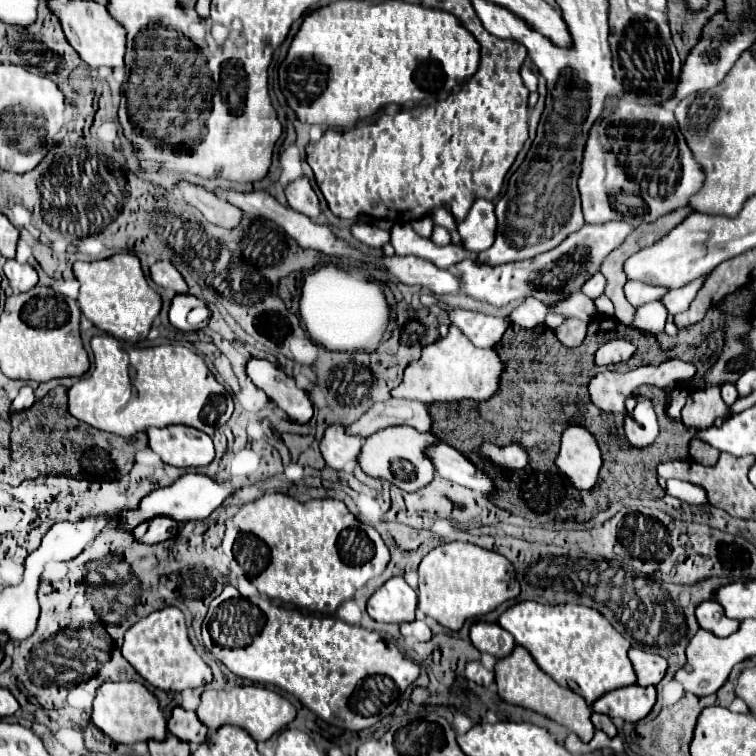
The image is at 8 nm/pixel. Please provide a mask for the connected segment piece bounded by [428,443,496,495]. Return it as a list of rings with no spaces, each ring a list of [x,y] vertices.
[[[440,443],[440,445],[430,447],[428,455],[434,461],[438,475],[442,475],[462,487],[480,491],[484,495],[494,495],[496,487],[494,487],[494,481],[490,479],[490,475],[484,469],[478,469],[470,459],[466,459],[454,447]]]

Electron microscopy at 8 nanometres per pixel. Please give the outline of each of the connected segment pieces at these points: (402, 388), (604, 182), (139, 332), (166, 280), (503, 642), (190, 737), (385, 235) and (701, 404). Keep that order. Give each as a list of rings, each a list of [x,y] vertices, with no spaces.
[[[450,327],[450,333],[444,339],[424,347],[422,357],[406,367],[404,381],[392,391],[392,397],[418,399],[428,405],[436,401],[452,403],[464,399],[474,399],[476,403],[482,403],[498,391],[502,371],[504,361],[496,357],[494,349],[480,349],[458,327]]]
[[[624,97],[612,99],[602,113],[598,125],[592,127],[582,161],[582,173],[578,179],[578,189],[582,195],[582,209],[586,223],[608,223],[626,221],[632,227],[640,223],[652,223],[658,217],[688,205],[690,197],[704,185],[704,169],[692,157],[684,135],[678,129],[674,113],[662,107],[644,107]]]
[[[118,253],[102,261],[76,261],[74,275],[80,281],[78,305],[82,313],[102,331],[122,339],[126,343],[140,343],[148,337],[148,331],[162,309],[160,295],[148,285],[140,259],[132,253]]]
[[[158,261],[150,267],[150,277],[156,285],[164,289],[172,289],[174,293],[188,293],[188,285],[184,277],[178,273],[178,269],[170,261]]]
[[[476,621],[470,627],[470,641],[474,647],[482,653],[490,653],[496,659],[502,659],[510,655],[514,649],[514,639],[510,633],[506,633],[498,623],[486,623],[486,621]]]
[[[174,707],[172,717],[168,719],[168,729],[172,735],[186,743],[202,743],[208,735],[208,729],[200,723],[194,711],[186,711],[182,707]]]
[[[356,219],[356,231],[350,227],[350,233],[352,233],[358,241],[362,241],[362,243],[366,243],[368,247],[374,247],[374,249],[382,249],[382,245],[390,241],[390,233],[388,233],[388,231],[380,229],[380,227],[374,225],[374,223],[358,221],[358,219]]]
[[[710,386],[705,390],[697,390],[689,395],[684,405],[684,423],[694,425],[696,429],[712,427],[714,419],[728,419],[730,407],[724,405],[720,388]]]

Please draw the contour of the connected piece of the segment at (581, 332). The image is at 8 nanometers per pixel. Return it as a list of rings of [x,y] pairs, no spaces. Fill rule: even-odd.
[[[564,319],[564,323],[556,329],[556,337],[566,347],[578,347],[586,337],[586,323],[580,319]]]

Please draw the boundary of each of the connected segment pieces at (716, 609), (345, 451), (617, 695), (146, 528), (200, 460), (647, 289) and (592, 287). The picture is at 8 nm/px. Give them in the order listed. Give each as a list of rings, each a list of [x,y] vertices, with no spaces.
[[[704,601],[696,607],[696,619],[702,629],[708,629],[710,633],[716,633],[716,637],[728,637],[738,627],[740,621],[728,619],[724,615],[724,609],[716,601]]]
[[[344,425],[328,427],[328,431],[320,443],[320,451],[322,451],[326,465],[336,471],[342,471],[348,463],[355,462],[360,453],[360,447],[362,447],[360,437],[346,435]]]
[[[630,685],[630,687],[614,689],[608,695],[602,695],[592,703],[592,709],[612,719],[622,717],[624,721],[636,723],[650,713],[654,703],[656,703],[656,687]]]
[[[154,517],[152,521],[144,521],[142,525],[138,525],[134,529],[134,537],[142,543],[160,543],[170,539],[170,527],[176,525],[176,521],[168,519],[168,517]]]
[[[152,427],[148,429],[148,437],[150,449],[168,465],[176,463],[176,467],[202,467],[214,459],[212,439],[194,427]]]
[[[628,280],[624,285],[624,293],[627,300],[638,308],[650,301],[662,299],[664,293],[668,293],[668,287],[660,287],[660,285],[648,285],[642,281]]]
[[[596,273],[590,281],[584,283],[582,293],[588,295],[590,299],[596,299],[596,297],[600,297],[604,293],[604,287],[606,287],[606,277],[602,273]]]

